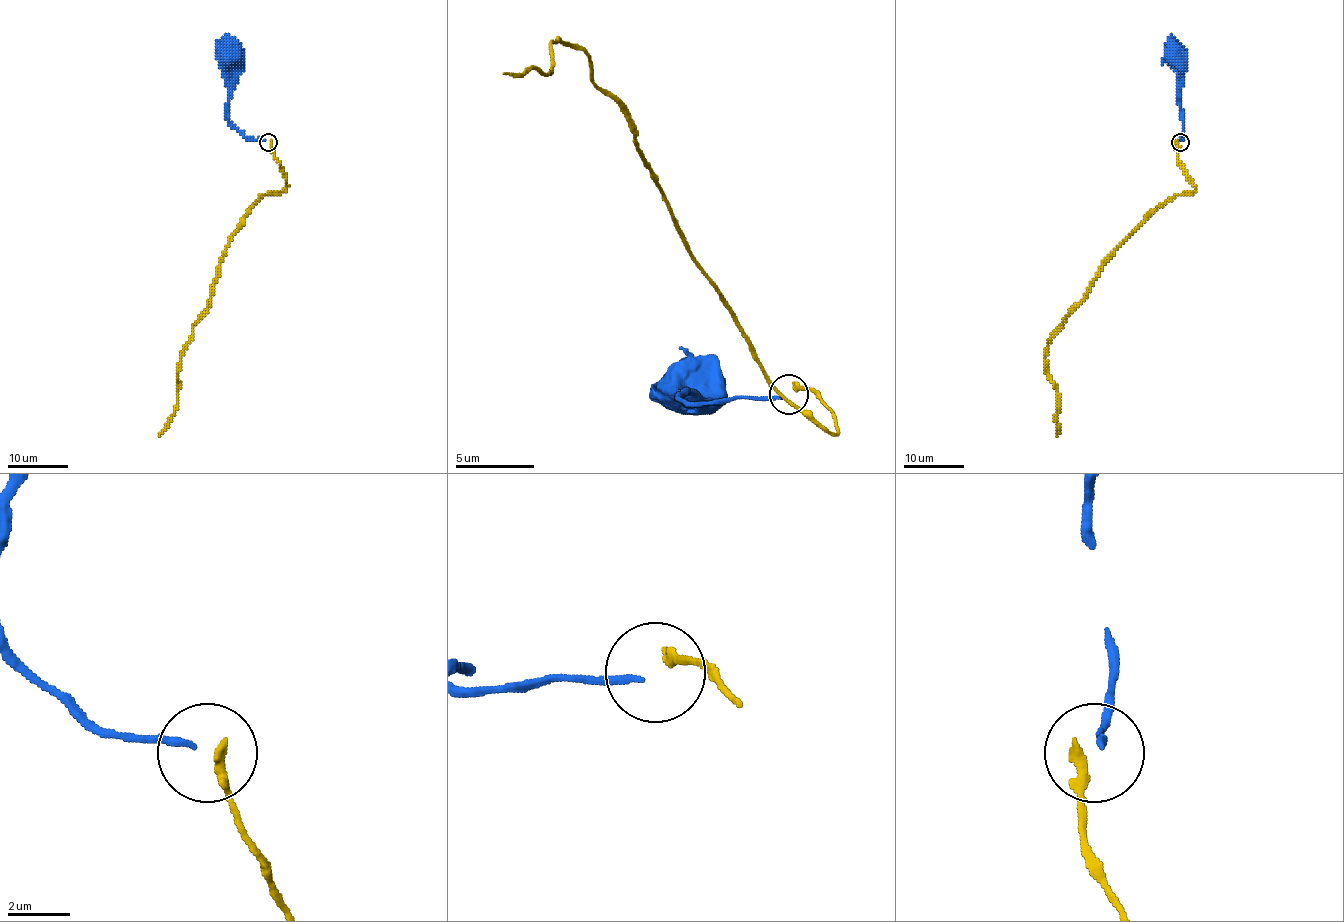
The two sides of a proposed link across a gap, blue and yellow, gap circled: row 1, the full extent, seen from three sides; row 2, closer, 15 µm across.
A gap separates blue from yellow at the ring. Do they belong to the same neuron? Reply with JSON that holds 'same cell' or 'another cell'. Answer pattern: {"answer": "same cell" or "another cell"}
{"answer": "another cell"}

